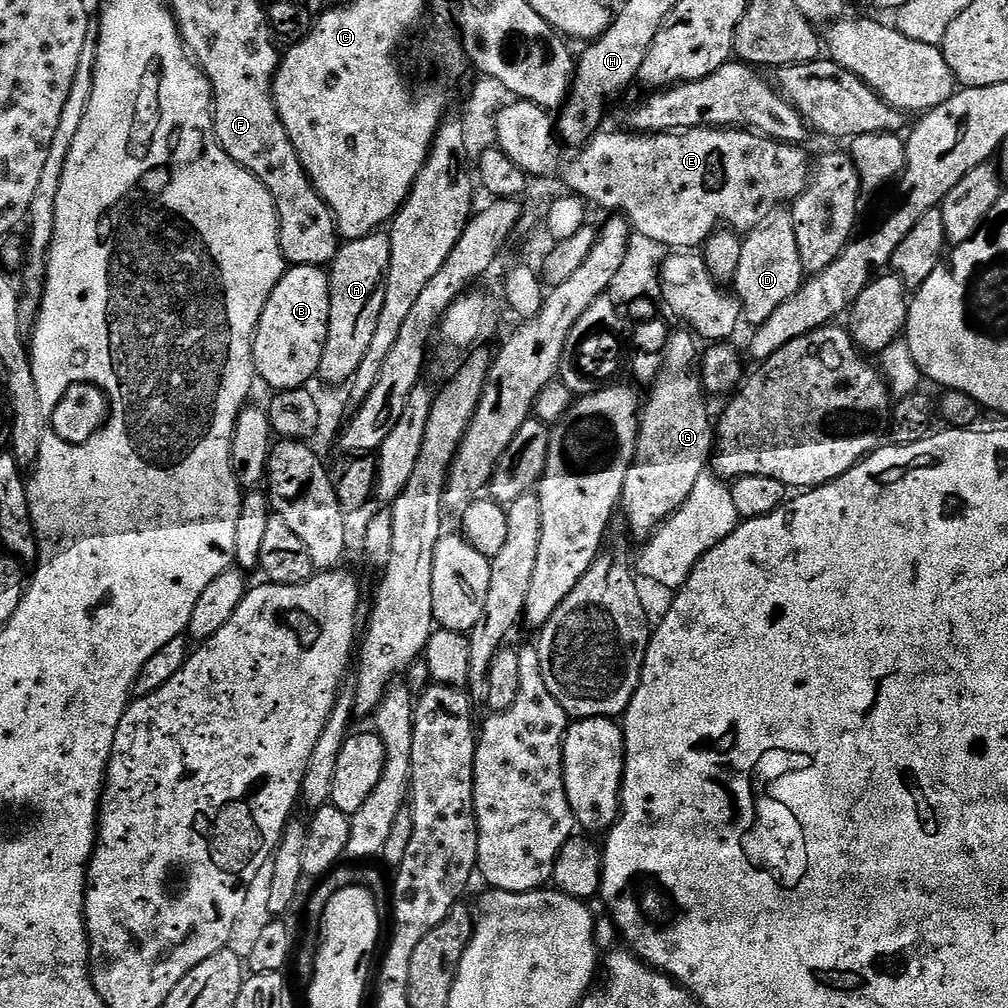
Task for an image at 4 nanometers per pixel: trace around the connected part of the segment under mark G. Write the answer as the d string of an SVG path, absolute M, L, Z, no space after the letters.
M674 331L667 337L667 343L662 351L662 367L656 378L650 384L652 393L648 401L643 401L642 411L638 416L638 431L636 433L636 458L628 467L626 486L622 497L622 516L628 519L628 528L636 536L647 538L672 516L686 502L690 490L694 490L694 482L706 470L710 457L714 452L714 424L708 421L708 408L704 405L705 389L701 377L694 371L687 372L692 359L696 356L698 340L691 331Z

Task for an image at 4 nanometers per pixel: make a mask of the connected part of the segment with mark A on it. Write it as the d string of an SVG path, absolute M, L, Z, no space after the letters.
M380 230L341 243L336 249L336 257L328 272L330 318L318 373L325 385L340 386L350 381L366 357L367 347L377 329L378 316L382 312L384 279L390 266L390 254L389 237Z

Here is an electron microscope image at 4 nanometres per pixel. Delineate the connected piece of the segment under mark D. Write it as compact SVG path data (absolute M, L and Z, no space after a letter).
M773 214L743 237L741 258L734 279L734 295L740 302L742 316L752 326L766 322L786 298L800 289L806 279L802 258L798 254L798 238L794 234L791 215Z

